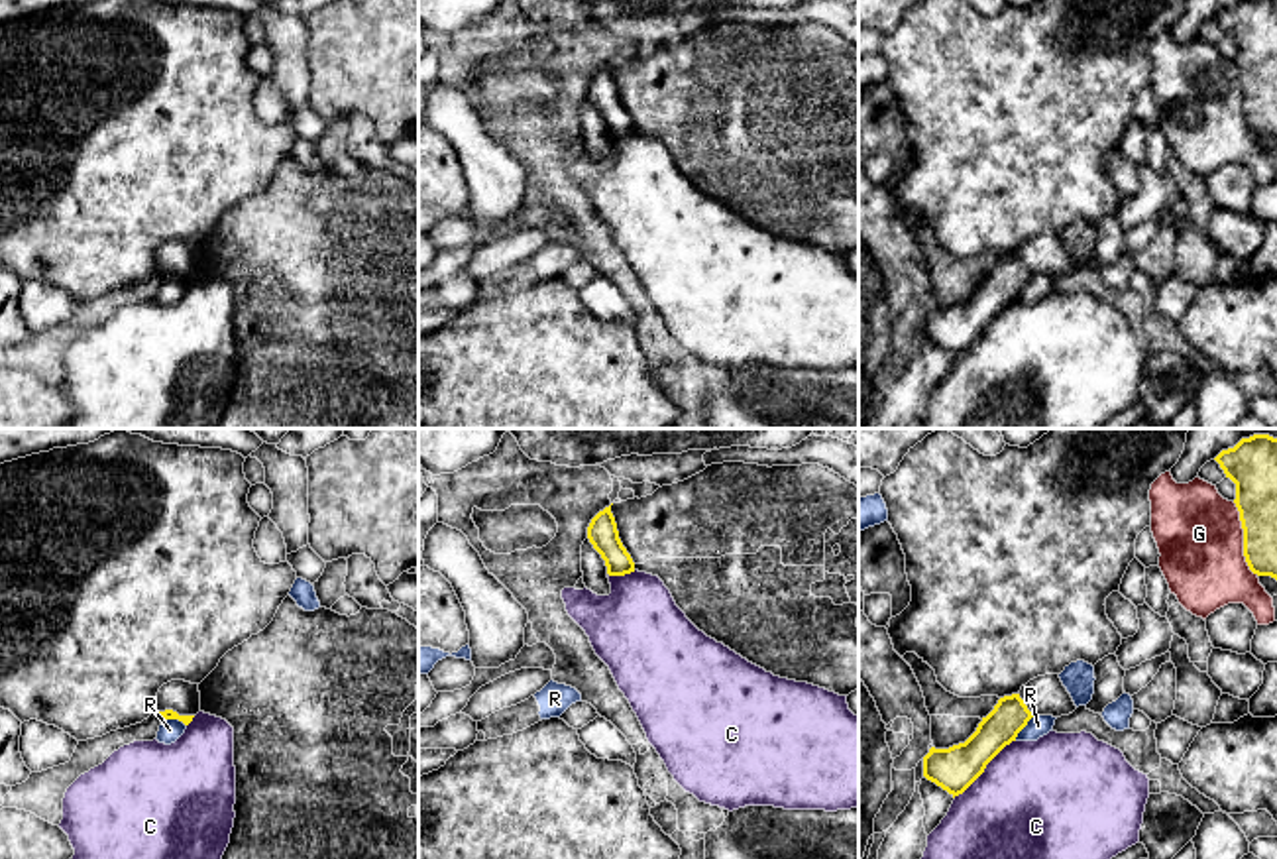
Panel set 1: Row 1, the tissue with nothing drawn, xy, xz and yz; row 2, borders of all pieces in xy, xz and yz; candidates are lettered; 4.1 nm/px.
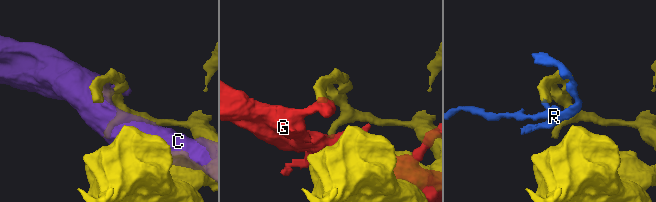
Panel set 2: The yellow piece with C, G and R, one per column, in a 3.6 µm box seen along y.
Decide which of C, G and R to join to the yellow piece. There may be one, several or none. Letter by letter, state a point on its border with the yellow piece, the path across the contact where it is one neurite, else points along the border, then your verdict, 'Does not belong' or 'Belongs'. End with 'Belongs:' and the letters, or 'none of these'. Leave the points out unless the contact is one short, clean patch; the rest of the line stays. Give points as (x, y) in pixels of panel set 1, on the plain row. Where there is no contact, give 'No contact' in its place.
C: Touches yellow at yz (985, 327). Does not belong
G: Touches yellow at yz (1244, 99). Does not belong
R: Touches yellow at yz (1024, 286). Boundary: yz (1034, 276), (1014, 299). Does not belong
Belongs: none of these

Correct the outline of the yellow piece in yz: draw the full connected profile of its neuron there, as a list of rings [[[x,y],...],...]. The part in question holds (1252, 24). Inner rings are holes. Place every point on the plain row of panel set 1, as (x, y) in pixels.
[[[1240,0],[1214,20],[1236,43],[1249,130],[1277,140],[1277,0]]]

